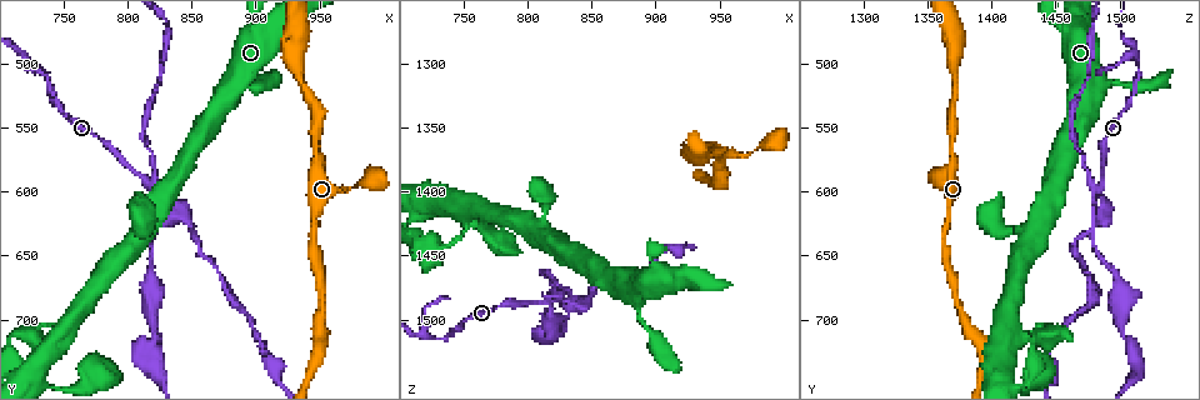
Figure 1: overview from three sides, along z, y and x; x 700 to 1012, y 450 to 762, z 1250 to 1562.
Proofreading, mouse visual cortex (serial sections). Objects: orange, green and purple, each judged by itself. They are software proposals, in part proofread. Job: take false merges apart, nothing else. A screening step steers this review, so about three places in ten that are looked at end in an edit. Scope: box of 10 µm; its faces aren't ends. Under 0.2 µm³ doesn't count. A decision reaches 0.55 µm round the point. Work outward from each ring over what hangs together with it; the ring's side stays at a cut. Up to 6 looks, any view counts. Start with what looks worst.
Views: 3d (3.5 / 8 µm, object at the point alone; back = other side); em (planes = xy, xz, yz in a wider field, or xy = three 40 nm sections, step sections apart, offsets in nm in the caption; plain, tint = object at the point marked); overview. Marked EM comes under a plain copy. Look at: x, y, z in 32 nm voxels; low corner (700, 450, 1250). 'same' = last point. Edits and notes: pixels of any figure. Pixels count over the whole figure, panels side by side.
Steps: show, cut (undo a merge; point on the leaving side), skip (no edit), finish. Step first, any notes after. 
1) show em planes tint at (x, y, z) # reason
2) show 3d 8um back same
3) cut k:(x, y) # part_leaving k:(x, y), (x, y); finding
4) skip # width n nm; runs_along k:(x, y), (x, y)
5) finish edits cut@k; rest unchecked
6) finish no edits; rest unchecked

show 3d 8um back at (822, 598, 1484)

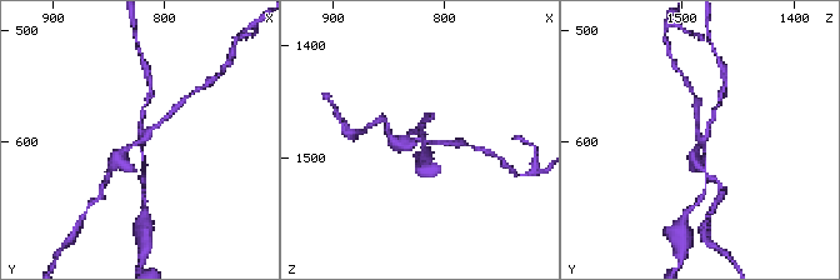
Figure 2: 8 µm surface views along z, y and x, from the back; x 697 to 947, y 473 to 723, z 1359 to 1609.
show 3d 3.5um same

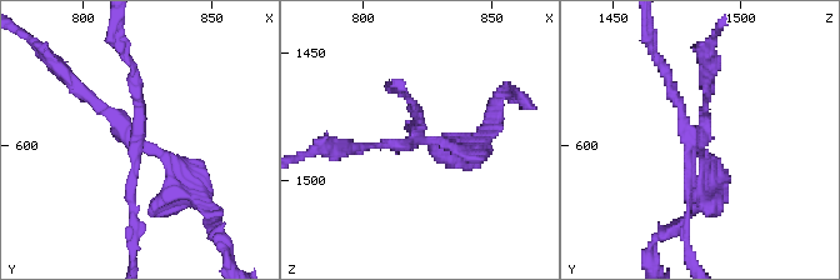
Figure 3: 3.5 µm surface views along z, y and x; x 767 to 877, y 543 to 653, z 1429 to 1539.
show em xy step 2 tint at (821, 598, 1484)

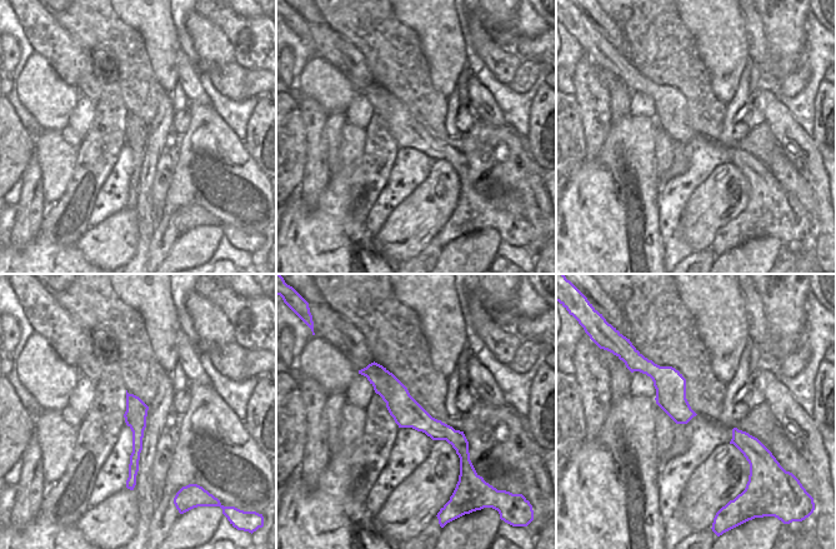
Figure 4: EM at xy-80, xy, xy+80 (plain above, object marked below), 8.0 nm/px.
cut 3:(136, 94) # part_leaving 3:(136, 146), (133, 261); a second cell is stuck on

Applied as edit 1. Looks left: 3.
show overview

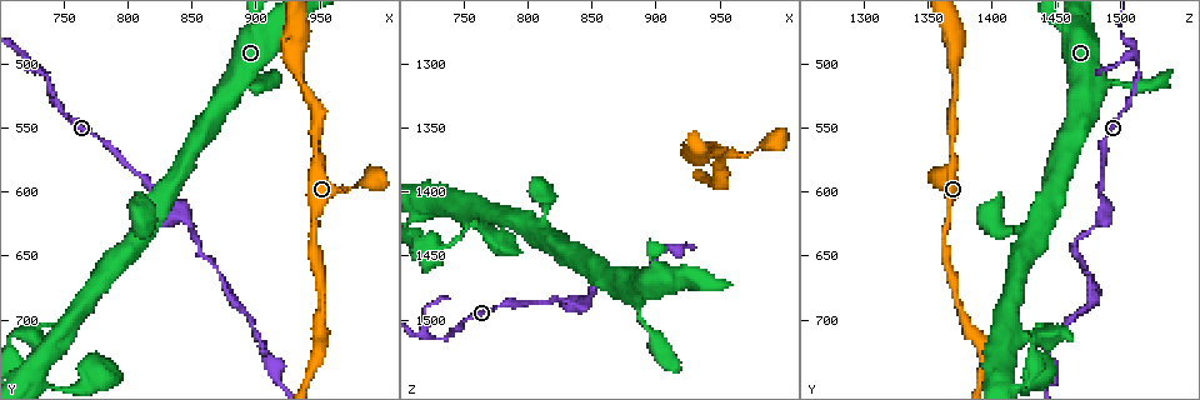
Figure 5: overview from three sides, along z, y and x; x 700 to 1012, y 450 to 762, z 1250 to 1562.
show 3d 3.5um at (854, 642, 1464) # sharp bend

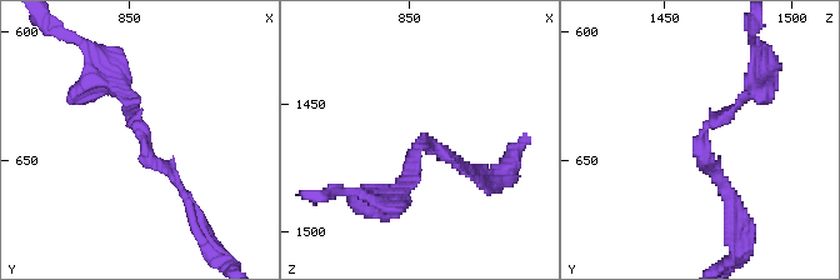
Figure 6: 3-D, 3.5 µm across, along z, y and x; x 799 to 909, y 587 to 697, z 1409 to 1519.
show em xy step 3 tint at (854, 643, 1465) # arm_widths 150, 150 nm

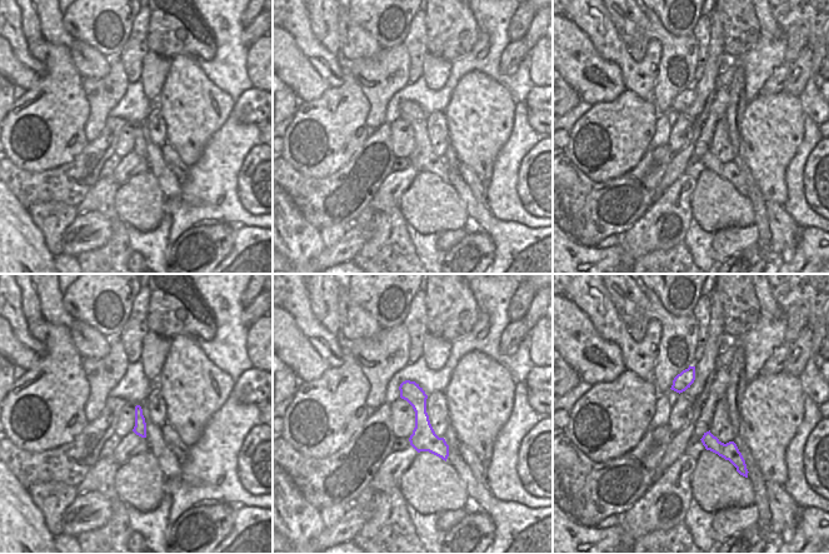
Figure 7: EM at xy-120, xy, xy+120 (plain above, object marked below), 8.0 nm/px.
skip # runs_along 6:(120, 88), (146, 153), (189, 203); one cell here

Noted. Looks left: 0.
finish edits cut@3; rest unchecked

